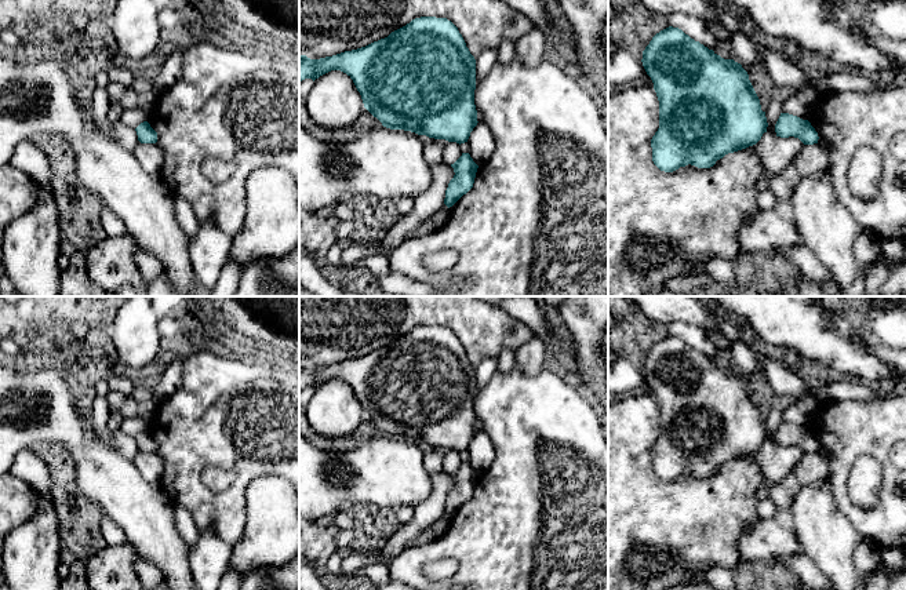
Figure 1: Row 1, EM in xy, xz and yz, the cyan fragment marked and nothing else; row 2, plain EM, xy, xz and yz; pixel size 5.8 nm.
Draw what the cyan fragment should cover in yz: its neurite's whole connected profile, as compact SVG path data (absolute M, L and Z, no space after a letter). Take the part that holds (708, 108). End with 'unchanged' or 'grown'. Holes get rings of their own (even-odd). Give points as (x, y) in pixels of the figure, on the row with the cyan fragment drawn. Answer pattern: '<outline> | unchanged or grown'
M669 26L656 33L641 62L659 101L659 128L651 148L661 171L673 172L688 164L710 168L725 154L756 145L767 132L765 112L742 65L721 58L681 29Z | unchanged

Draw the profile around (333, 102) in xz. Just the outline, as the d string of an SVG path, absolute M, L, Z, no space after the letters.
M341 70L316 79L305 103L317 127L334 131L350 127L364 110L353 80Z

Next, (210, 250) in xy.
M212 221L200 222L200 227L189 240L189 256L197 285L211 291L223 266L230 258L233 237L223 233Z

